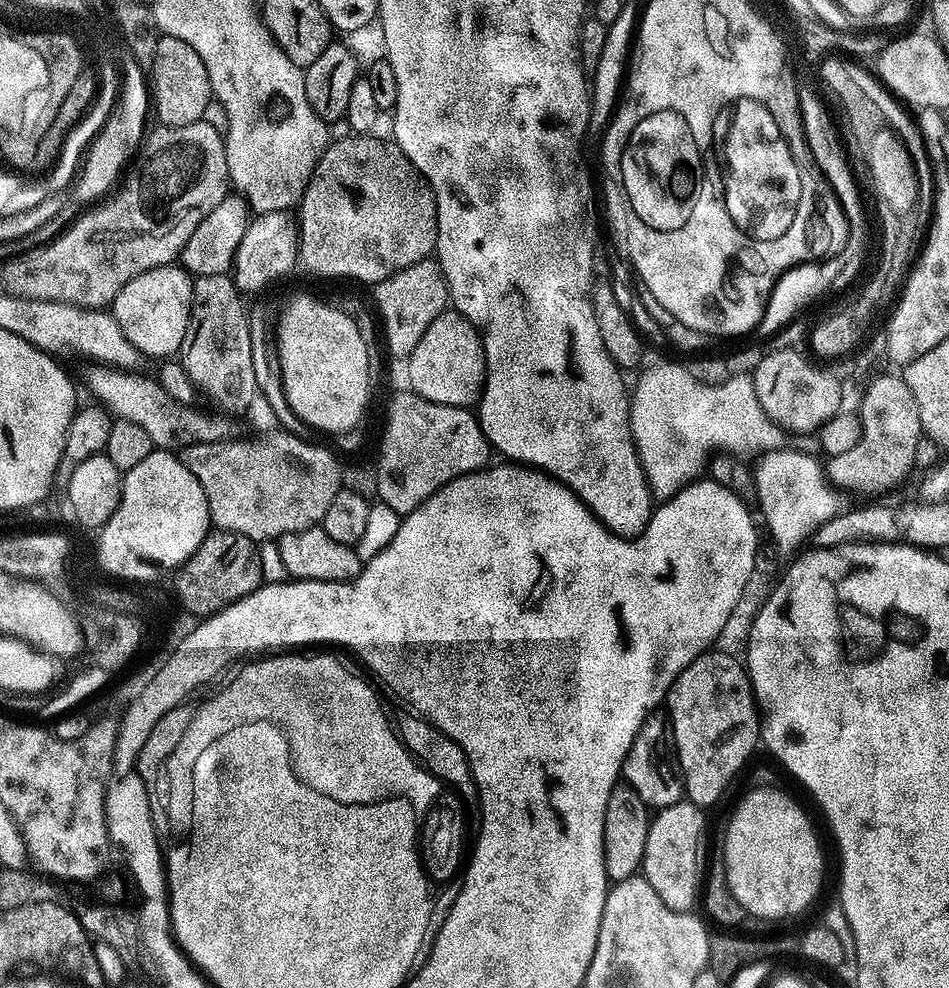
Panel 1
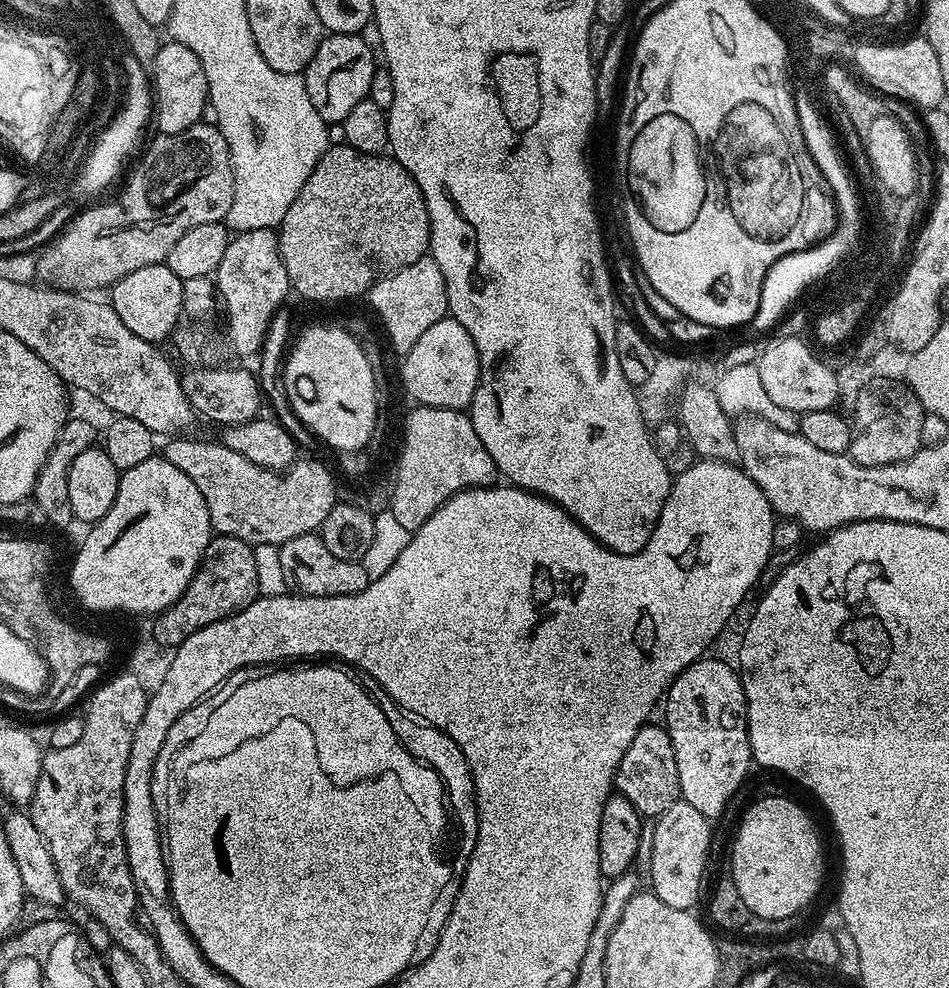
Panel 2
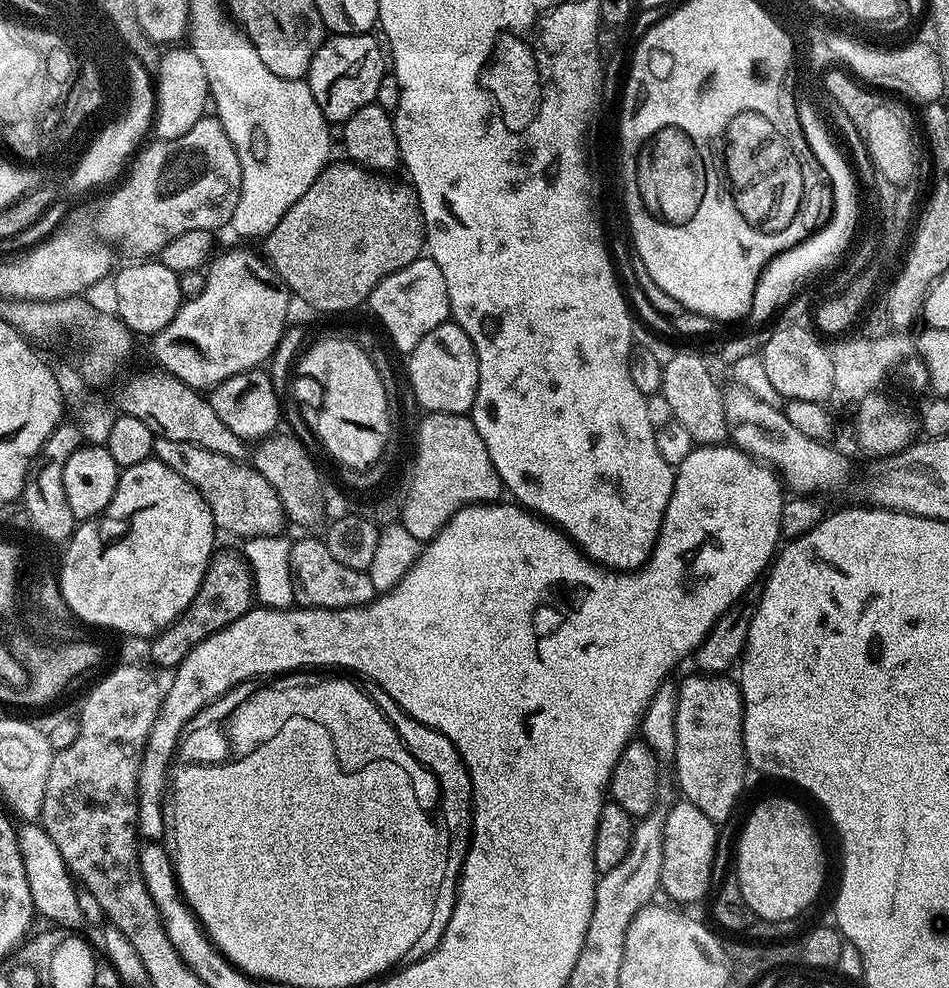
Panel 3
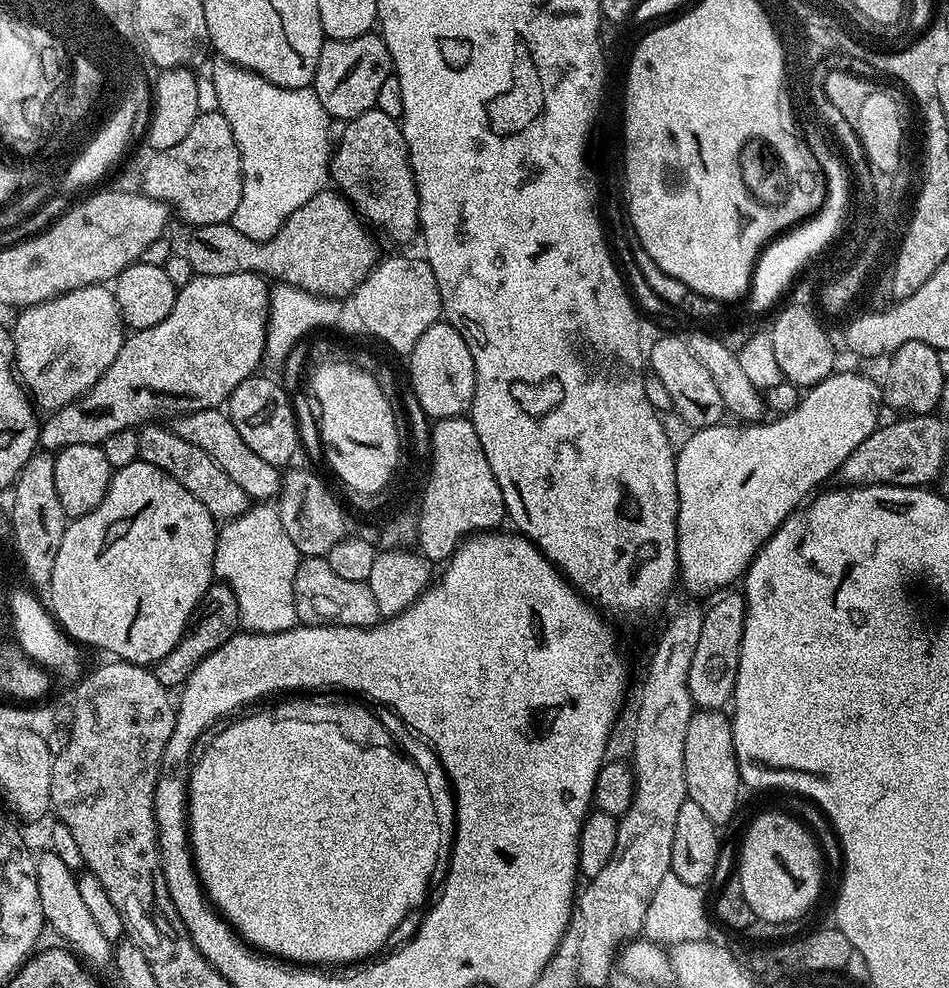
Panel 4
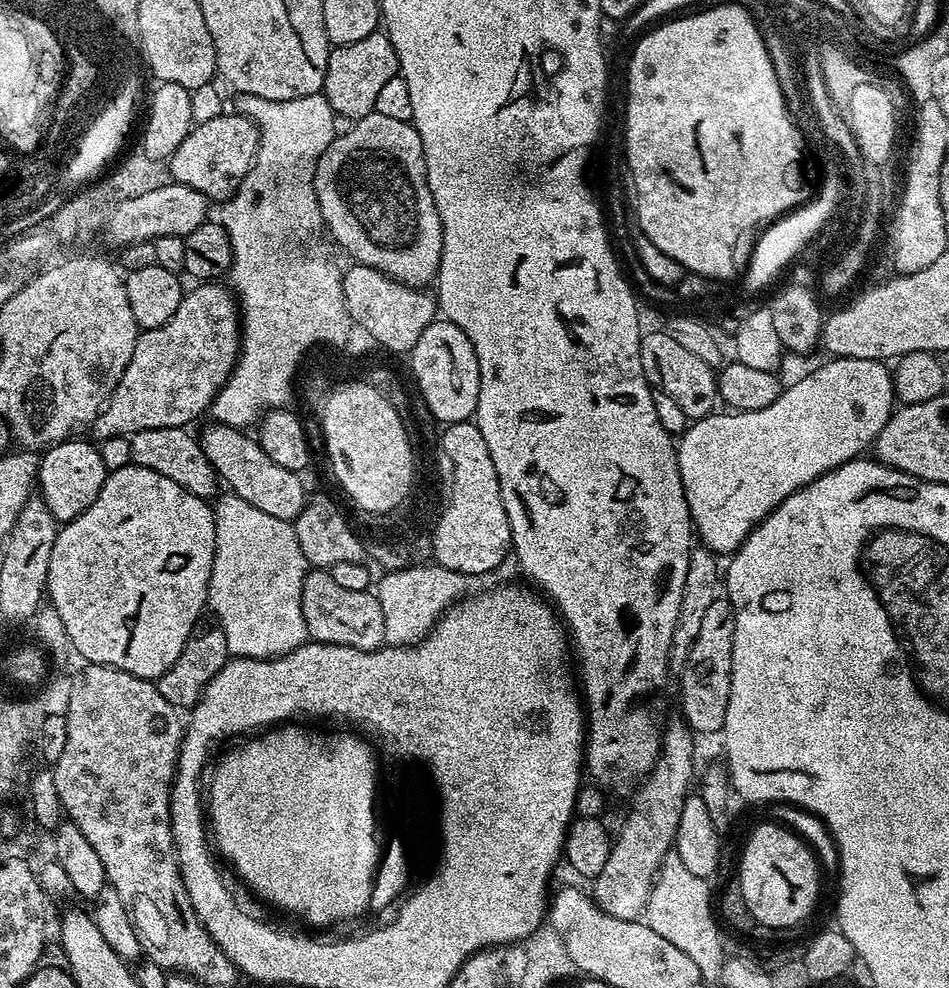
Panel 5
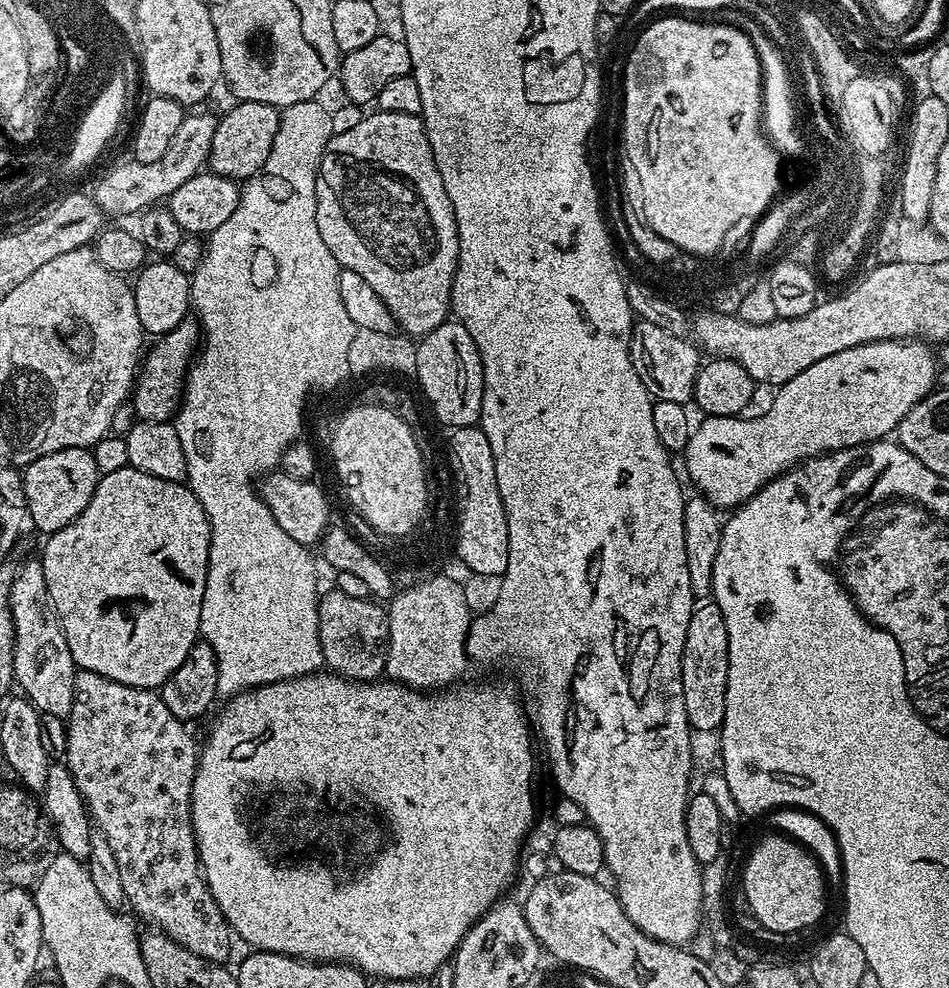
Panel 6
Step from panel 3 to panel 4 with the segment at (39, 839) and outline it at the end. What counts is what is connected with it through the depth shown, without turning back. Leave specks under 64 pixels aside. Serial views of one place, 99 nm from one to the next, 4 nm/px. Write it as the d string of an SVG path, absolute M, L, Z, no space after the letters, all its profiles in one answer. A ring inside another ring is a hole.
M51 850L45 852L45 856L43 857L41 855L36 861L36 877L38 878L38 898L42 902L42 914L44 915L47 927L49 929L53 928L65 940L61 941L81 961L87 962L93 969L95 969L94 967L104 968L107 964L109 967L114 960L113 941L108 940L106 934L102 934L102 930L98 930L98 925L94 923L94 918L90 915L90 909L85 905L80 891L78 891L78 882L76 881L77 873L72 872L70 867L66 866L66 862L62 862L62 858L58 858L56 852Z

